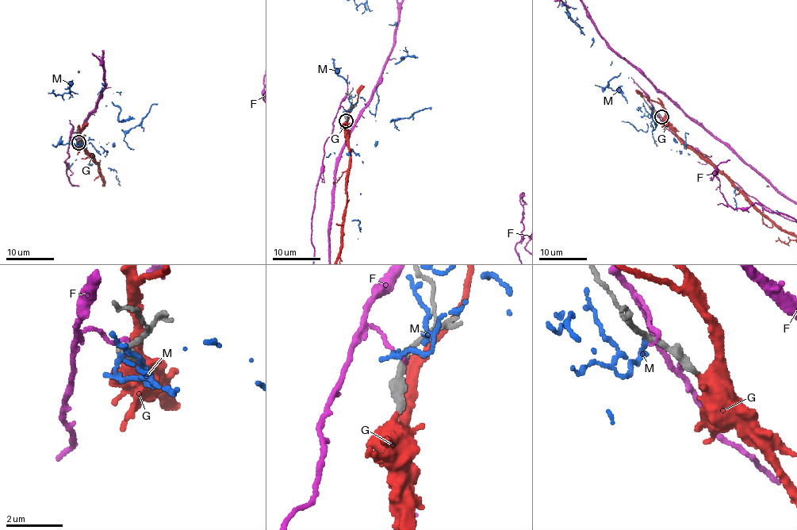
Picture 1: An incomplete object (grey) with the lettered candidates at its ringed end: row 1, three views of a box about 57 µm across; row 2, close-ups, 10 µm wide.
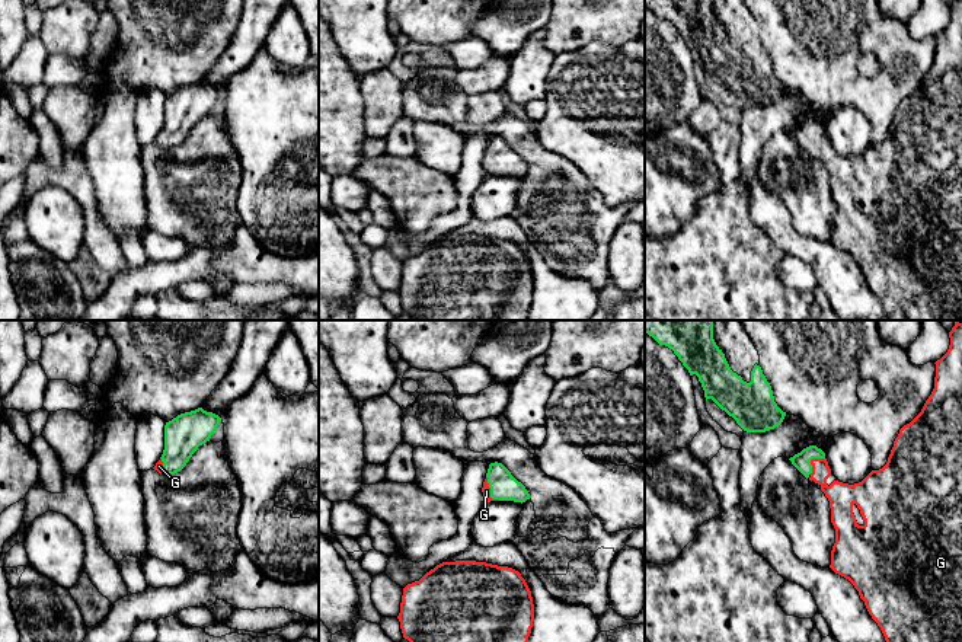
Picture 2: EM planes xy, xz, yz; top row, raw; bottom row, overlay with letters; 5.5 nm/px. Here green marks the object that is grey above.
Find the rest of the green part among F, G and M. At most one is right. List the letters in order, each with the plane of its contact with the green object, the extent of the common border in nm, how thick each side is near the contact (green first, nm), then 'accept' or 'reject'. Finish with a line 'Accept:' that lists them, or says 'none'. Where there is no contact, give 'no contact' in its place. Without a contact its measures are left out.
F: no contact | reject
G: xz | 150 nm | 160/50 nm | accept
M: no contact | reject
Accept: G

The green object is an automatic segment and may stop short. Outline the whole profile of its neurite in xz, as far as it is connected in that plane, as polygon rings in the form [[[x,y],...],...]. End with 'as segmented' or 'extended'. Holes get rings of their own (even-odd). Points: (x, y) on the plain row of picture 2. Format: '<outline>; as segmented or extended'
[[[490,137],[482,162],[486,176],[514,175],[525,176],[530,167],[502,137]]]; extended

